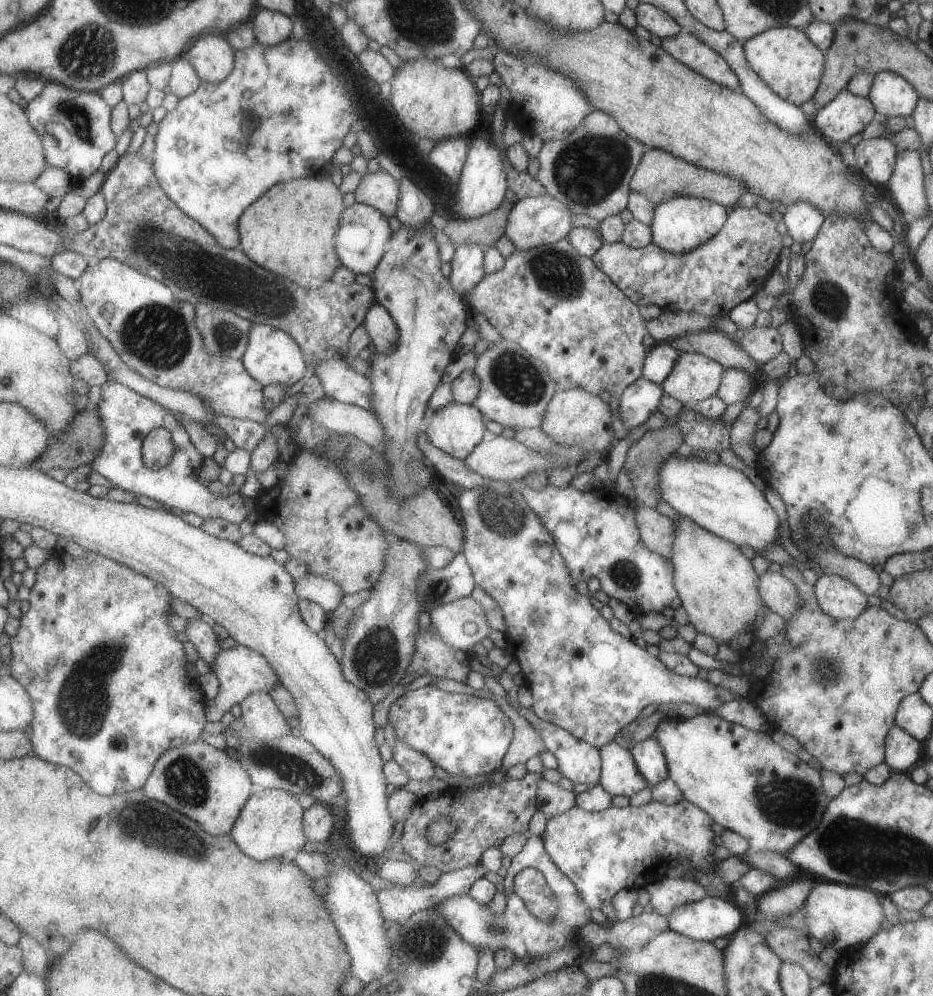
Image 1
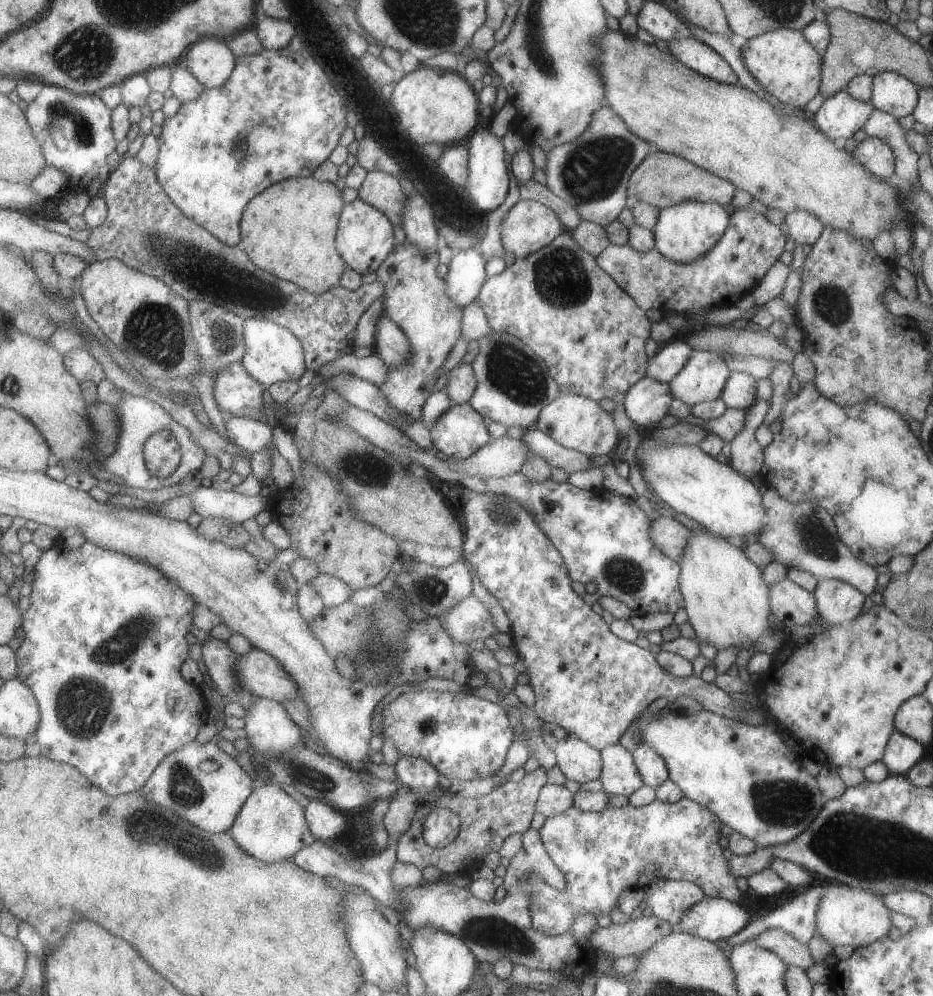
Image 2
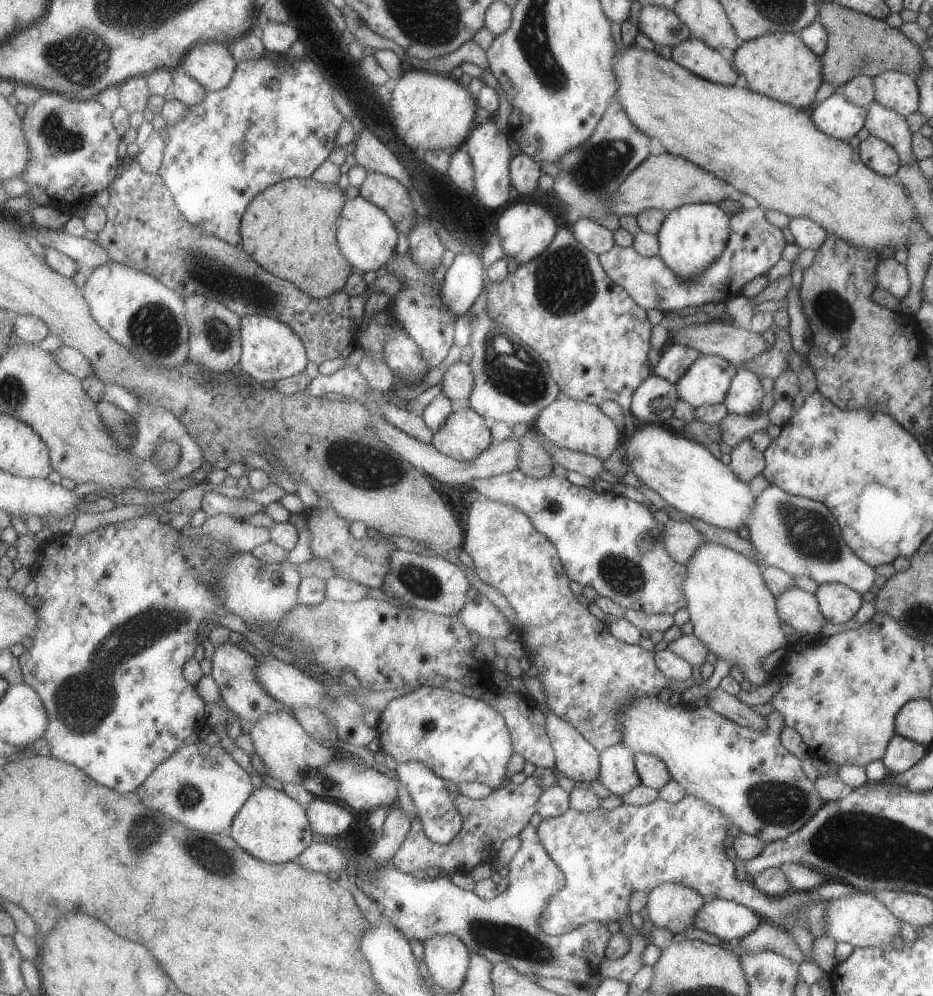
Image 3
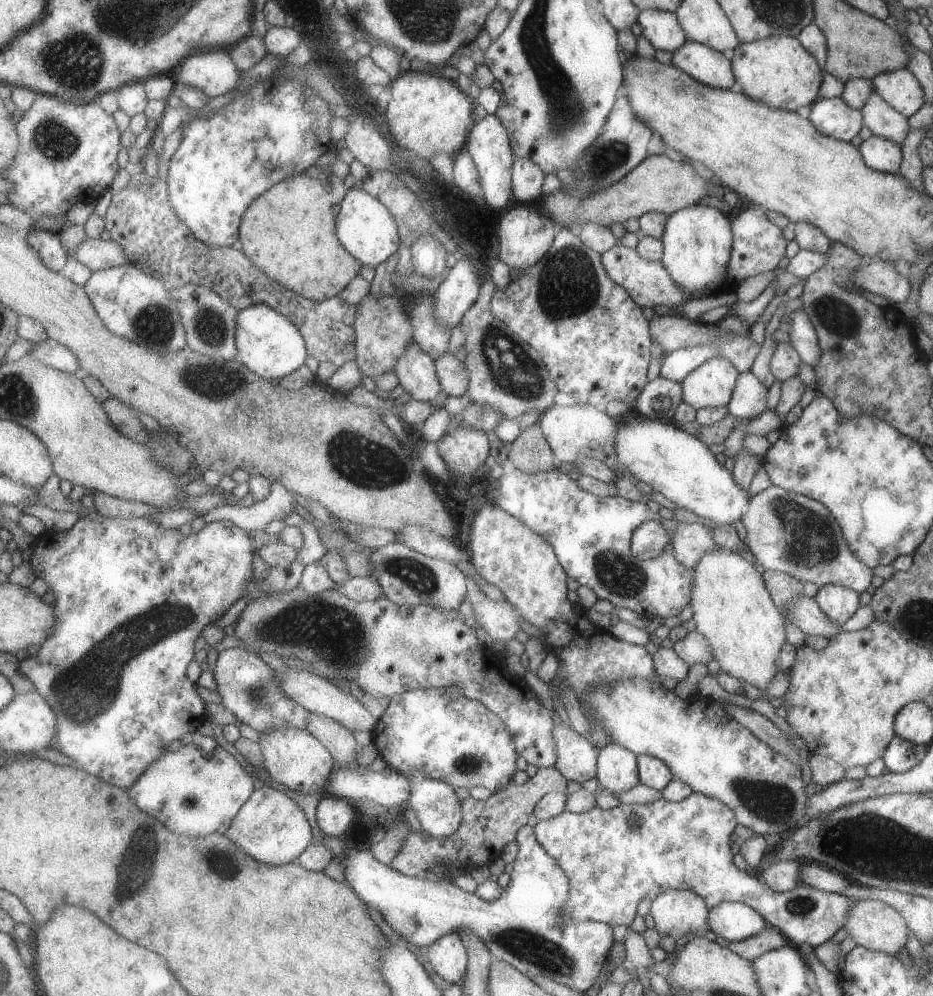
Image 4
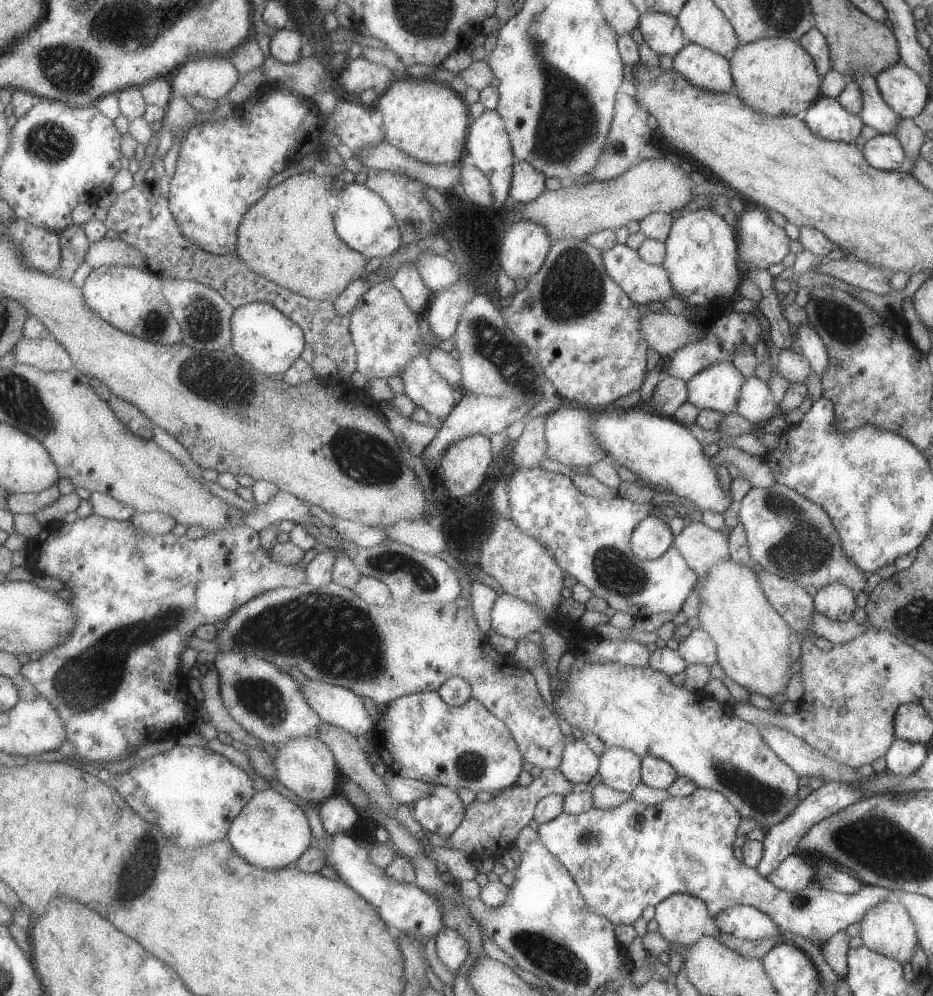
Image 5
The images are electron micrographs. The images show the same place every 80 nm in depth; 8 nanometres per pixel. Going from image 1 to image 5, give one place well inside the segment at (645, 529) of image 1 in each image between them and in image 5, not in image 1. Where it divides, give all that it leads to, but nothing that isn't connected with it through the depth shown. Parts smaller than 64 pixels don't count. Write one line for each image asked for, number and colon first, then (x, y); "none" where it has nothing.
2: (669, 536)
3: (680, 539)
4: (690, 541)
5: (701, 547)

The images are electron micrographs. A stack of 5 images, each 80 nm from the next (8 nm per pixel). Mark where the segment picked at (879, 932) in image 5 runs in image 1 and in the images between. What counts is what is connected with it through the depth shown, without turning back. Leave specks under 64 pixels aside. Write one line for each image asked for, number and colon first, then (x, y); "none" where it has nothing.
1: (840, 916)
2: (845, 915)
3: (859, 919)
4: (877, 926)

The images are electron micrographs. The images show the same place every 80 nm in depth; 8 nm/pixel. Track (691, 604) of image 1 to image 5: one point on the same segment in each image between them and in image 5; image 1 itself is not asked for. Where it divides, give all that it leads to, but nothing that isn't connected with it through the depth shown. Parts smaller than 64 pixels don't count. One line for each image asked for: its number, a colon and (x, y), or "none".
2: (727, 602)
3: (732, 612)
4: (732, 609)
5: (752, 641)

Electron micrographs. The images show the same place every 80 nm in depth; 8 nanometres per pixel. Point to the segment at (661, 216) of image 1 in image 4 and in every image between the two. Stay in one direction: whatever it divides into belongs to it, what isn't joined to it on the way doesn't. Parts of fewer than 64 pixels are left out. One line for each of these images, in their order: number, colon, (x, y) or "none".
2: (683, 233)
3: (691, 237)
4: (696, 243)

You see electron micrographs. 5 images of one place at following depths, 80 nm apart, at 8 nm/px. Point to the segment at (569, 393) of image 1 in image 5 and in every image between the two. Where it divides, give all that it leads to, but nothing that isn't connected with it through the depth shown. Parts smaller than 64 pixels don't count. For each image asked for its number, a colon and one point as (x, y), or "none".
2: (575, 422)
3: (574, 425)
4: (575, 430)
5: (568, 441)

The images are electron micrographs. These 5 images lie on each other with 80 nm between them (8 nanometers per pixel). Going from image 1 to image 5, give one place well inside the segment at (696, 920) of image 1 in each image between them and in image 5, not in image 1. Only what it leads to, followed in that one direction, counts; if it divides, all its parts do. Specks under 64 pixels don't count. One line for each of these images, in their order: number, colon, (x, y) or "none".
2: (712, 919)
3: (728, 920)
4: (733, 921)
5: (746, 922)

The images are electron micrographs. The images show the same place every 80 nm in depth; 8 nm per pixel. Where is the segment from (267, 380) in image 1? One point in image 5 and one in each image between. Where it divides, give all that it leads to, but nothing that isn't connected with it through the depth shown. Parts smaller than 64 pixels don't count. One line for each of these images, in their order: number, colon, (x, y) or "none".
2: (274, 354)
3: (272, 350)
4: (272, 346)
5: (264, 336)

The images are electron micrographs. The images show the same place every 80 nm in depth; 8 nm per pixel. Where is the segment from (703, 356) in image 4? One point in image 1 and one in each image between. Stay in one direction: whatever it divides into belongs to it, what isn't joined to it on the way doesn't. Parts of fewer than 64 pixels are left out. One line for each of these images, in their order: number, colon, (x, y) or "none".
1: (659, 360)
2: (664, 365)
3: (675, 360)

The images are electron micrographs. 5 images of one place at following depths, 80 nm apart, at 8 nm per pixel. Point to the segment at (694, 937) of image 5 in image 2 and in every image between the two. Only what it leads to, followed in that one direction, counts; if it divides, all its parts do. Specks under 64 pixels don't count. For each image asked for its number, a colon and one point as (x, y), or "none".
2: (667, 900)
3: (671, 906)
4: (676, 913)

